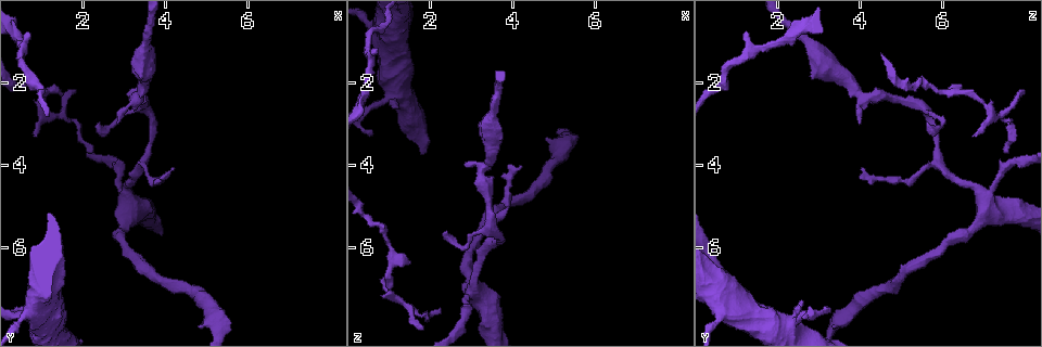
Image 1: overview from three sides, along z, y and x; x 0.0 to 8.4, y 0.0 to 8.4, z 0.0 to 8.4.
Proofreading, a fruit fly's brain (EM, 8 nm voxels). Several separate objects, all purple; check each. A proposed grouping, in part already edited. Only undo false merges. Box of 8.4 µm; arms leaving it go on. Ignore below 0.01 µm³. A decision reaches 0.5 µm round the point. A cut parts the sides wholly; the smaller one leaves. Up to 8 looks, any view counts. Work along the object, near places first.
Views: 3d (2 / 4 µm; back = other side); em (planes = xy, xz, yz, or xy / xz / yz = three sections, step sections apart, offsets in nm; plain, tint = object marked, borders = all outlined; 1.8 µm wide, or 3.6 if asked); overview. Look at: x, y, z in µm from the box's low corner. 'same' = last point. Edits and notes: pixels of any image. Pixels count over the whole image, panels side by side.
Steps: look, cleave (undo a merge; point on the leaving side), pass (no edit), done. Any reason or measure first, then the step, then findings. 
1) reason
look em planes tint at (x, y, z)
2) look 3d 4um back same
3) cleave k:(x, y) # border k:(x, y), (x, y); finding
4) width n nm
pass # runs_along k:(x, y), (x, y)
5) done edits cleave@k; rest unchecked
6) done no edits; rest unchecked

abrupt turn
look em planes plain at (1.45, 2.85, 7.45)

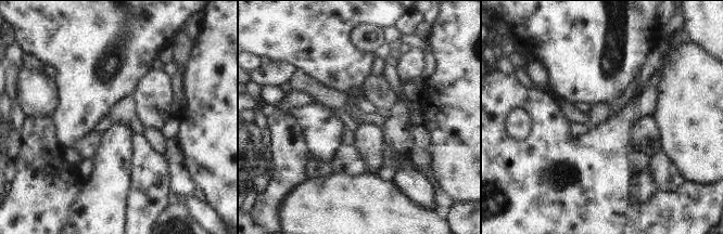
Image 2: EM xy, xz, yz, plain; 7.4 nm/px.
look em planes tint same

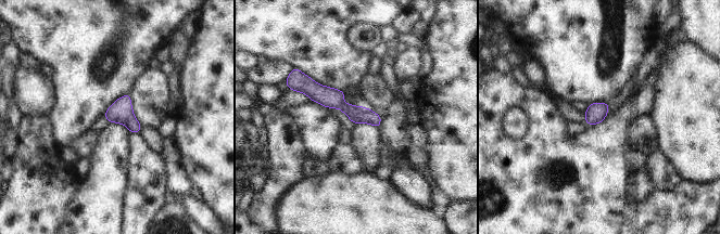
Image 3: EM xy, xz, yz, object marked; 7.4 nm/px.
width 130 nm
pass # runs_along 3:(301, 87), (332, 98), (377, 124); all the same neuron

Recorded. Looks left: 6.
a fork
look em xz step 8 tint at (3.50, 2.65, 5.55)

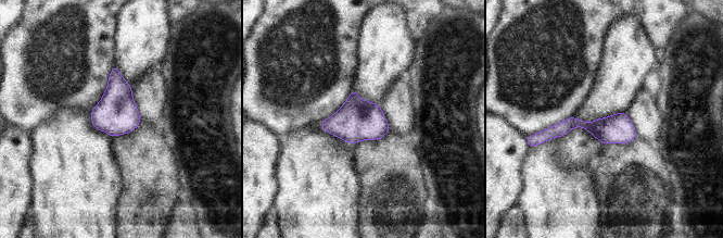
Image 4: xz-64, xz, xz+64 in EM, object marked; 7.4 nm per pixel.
cut it another way
look em planes tint same

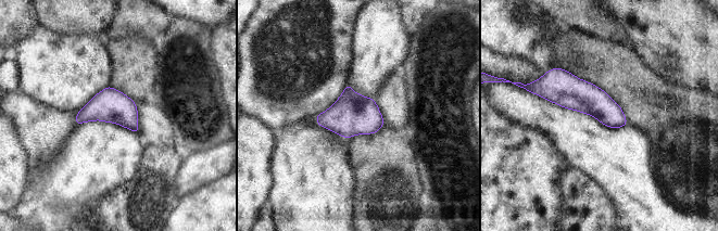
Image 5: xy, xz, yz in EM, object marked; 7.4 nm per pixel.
width 220 nm
pass # runs_along 5:(541, 90), (582, 95), (624, 122); one neuron here

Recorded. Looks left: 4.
four-way junction
look em 3.6um yz step 4 tint at (1.20, 7.90, 2.10)

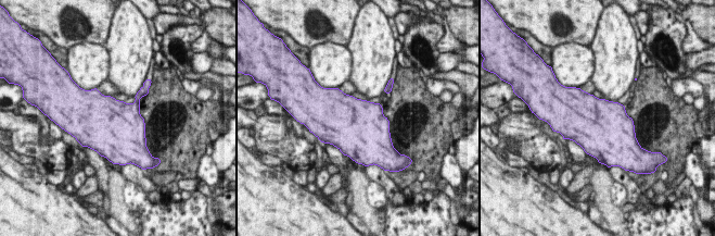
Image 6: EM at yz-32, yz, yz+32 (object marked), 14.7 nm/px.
look em 3.6um xy step 8 borders same

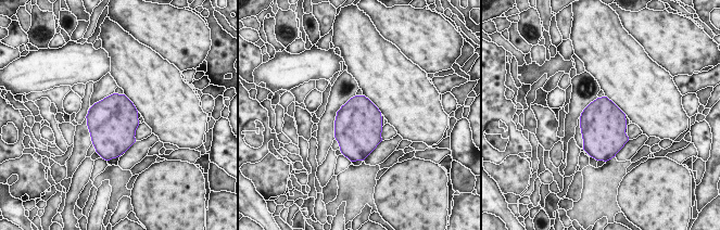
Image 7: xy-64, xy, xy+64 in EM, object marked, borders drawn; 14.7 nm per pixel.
pass # continuous, no second neuron

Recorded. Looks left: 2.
done no edits; rest unchecked

